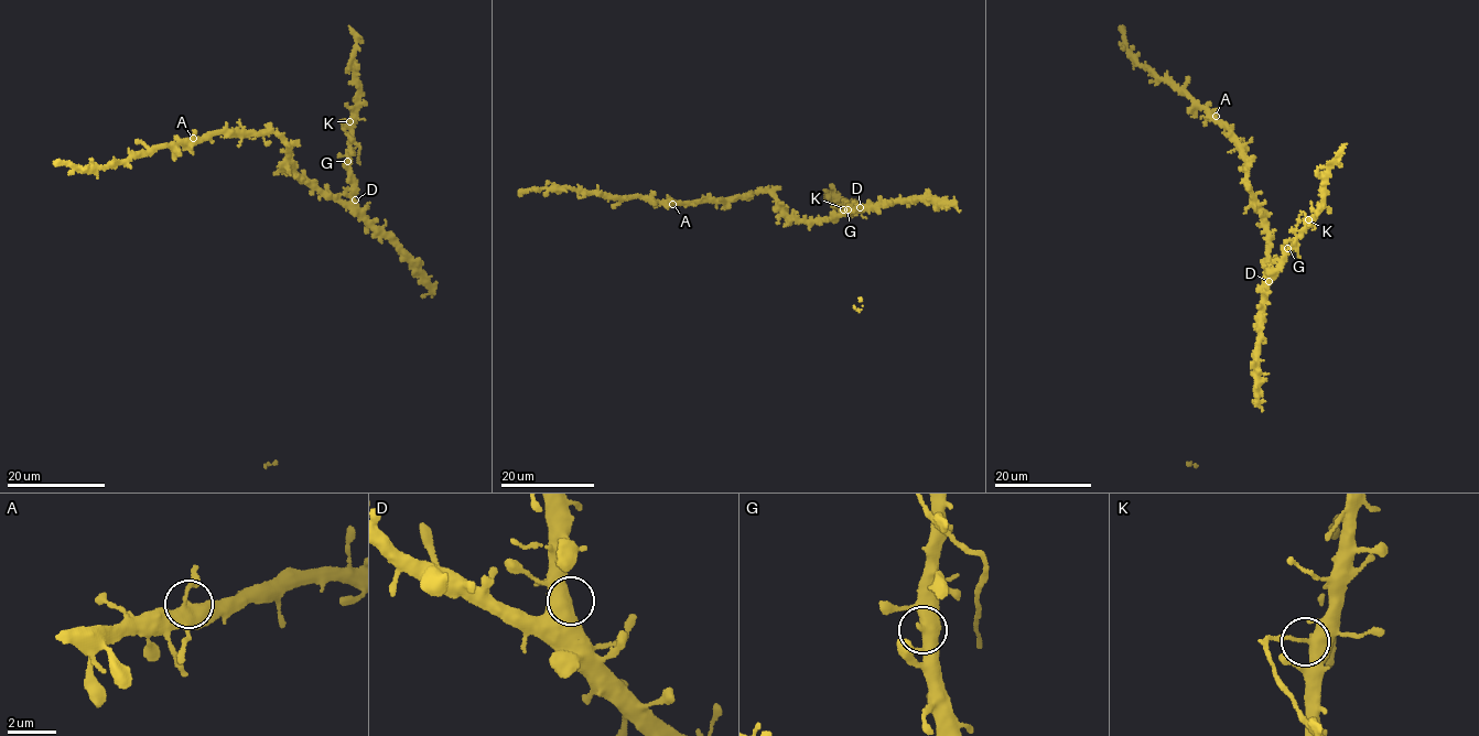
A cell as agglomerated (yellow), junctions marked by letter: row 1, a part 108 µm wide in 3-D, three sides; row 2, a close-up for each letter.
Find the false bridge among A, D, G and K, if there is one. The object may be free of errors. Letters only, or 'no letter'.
K

